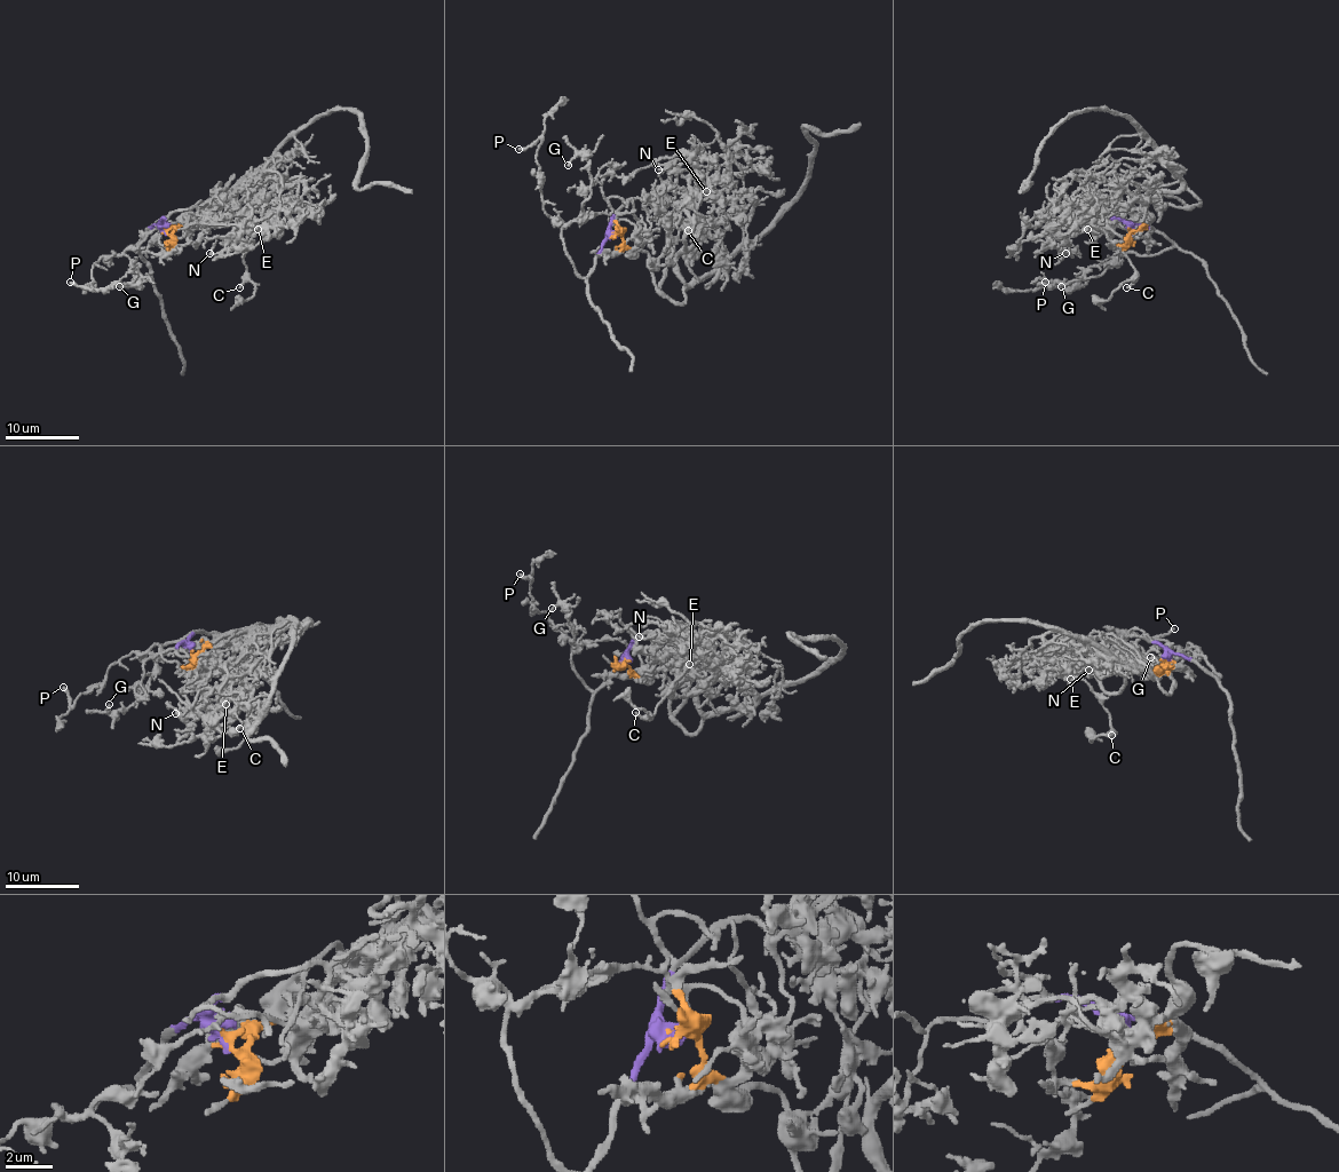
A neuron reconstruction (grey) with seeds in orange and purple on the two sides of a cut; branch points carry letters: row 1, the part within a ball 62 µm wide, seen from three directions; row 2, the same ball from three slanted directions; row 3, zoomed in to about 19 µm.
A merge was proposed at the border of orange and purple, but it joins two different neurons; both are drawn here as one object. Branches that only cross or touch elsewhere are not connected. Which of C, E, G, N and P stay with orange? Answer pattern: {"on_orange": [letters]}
{"on_orange": ["C", "E", "N"]}

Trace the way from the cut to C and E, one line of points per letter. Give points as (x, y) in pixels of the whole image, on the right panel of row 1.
C: (1130, 230), (1147, 219), (1147, 206), (1154, 204), (1156, 189), (1142, 222), (1120, 246), (1133, 269), (1126, 287)
E: (1130, 230), (1147, 219), (1156, 189), (1132, 234), (1071, 222), (1087, 230)

